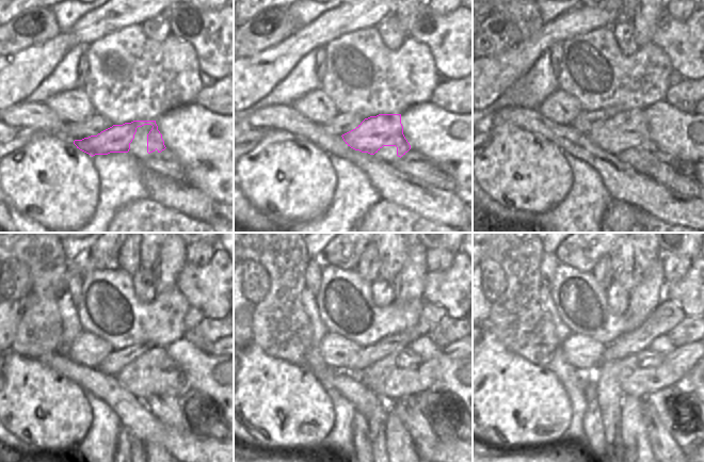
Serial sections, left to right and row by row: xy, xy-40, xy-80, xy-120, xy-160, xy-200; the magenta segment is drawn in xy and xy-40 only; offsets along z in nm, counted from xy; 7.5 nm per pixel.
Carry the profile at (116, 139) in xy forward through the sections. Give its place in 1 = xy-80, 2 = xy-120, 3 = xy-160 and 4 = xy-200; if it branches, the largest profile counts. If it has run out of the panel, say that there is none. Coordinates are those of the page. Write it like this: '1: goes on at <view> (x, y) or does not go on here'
1: goes on at xy-80 (627, 129)
2: goes on at xy-120 (154, 372)
3: goes on at xy-160 (401, 373)
4: goes on at xy-200 (641, 373)

